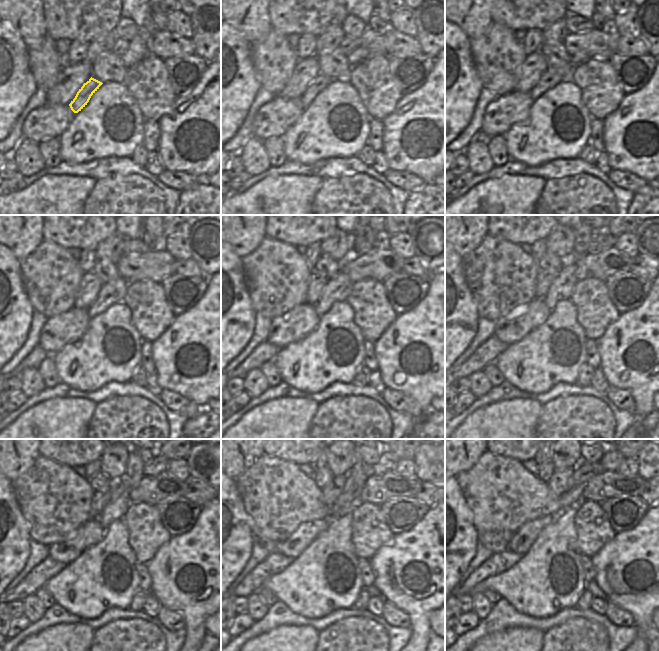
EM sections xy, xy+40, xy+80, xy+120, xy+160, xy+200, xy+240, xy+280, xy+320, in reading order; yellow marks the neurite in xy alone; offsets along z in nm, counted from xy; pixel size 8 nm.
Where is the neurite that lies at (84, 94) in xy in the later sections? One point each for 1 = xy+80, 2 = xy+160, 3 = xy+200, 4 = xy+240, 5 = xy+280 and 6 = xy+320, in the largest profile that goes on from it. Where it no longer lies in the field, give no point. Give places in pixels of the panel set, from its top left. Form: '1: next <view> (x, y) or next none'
1: next xy+80 (553, 76)
2: next xy+160 (338, 288)
3: next xy+200 (562, 286)
4: next xy+240 (116, 508)
5: next xy+280 (356, 477)
6: next xy+320 (583, 472)

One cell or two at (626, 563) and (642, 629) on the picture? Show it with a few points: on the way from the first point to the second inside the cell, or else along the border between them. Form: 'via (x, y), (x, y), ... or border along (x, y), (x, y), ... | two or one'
via (622, 579), (641, 600), (642, 613) | one

